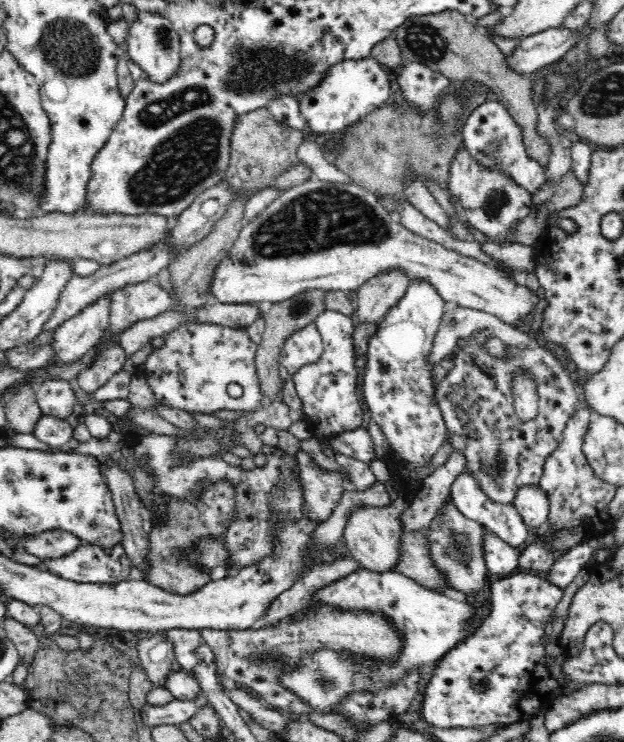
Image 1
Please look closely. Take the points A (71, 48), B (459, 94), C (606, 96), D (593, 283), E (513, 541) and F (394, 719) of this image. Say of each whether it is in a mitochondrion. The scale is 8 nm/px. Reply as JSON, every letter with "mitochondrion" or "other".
{"A":"mitochondrion","B":"other","C":"mitochondrion","D":"other","E":"other","F":"other"}

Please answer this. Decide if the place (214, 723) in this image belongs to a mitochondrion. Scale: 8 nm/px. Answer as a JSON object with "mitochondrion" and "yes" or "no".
{"mitochondrion":"no"}

